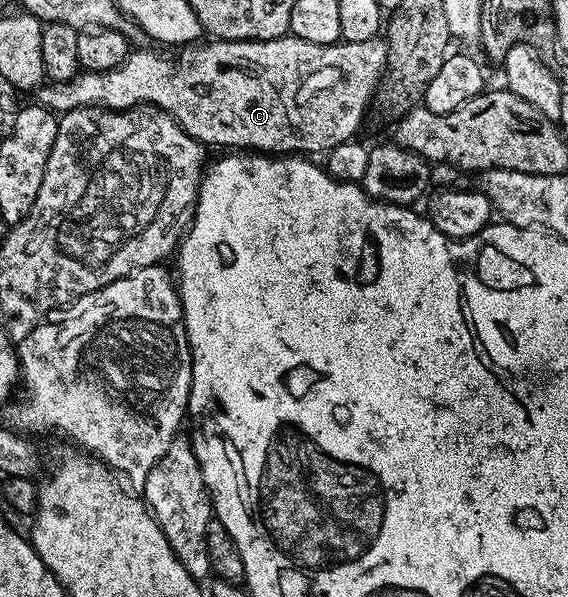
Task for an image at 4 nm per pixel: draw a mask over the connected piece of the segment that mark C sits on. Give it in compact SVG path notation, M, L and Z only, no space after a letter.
M286 33L278 39L219 39L205 42L182 46L174 59L157 51L130 50L129 56L110 71L81 71L66 83L46 82L36 92L36 102L54 113L80 107L127 111L131 107L148 105L168 113L192 139L198 139L210 148L321 157L335 149L335 145L358 134L356 131L365 119L369 102L370 105L374 102L381 74L385 70L386 40L381 37L371 41L338 41L319 45Z

